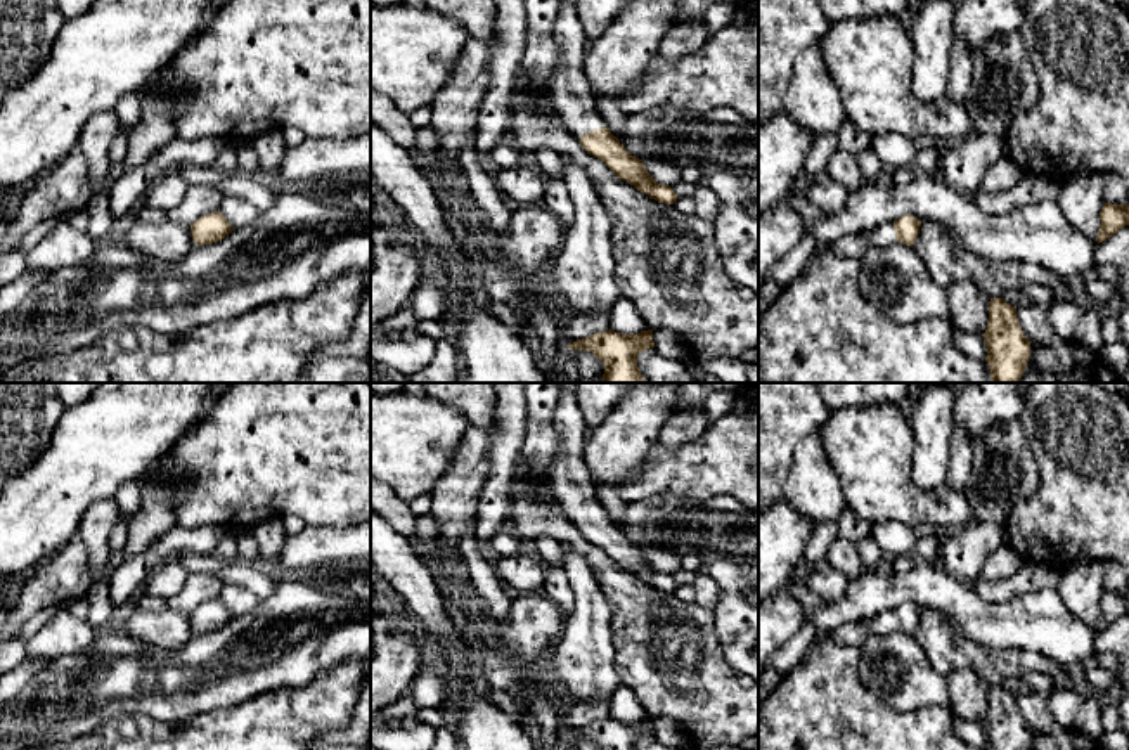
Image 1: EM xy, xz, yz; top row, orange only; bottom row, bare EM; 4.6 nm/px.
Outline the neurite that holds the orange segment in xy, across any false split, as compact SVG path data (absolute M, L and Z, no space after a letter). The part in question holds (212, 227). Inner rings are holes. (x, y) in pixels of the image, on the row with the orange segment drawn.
M220 211L208 213L190 225L190 234L197 246L218 242L232 230L229 220Z

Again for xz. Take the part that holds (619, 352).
M611 329L568 343L571 350L587 350L604 364L603 383L646 383L637 355L655 348L653 329L622 334Z

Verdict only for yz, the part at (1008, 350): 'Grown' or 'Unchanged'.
Unchanged

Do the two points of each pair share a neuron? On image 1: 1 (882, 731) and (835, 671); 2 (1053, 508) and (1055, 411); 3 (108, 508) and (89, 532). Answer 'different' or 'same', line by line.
1: same
2: same
3: same

